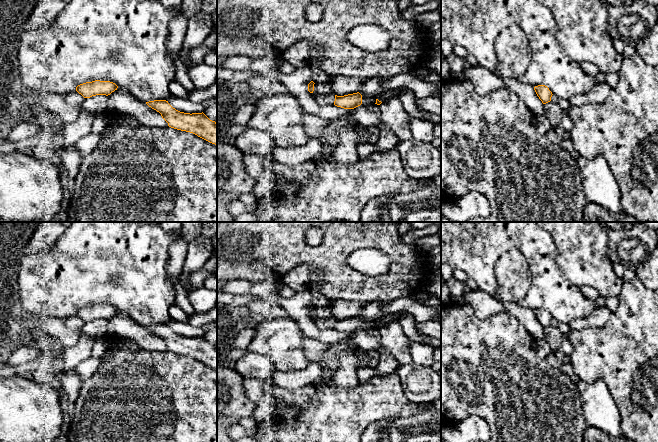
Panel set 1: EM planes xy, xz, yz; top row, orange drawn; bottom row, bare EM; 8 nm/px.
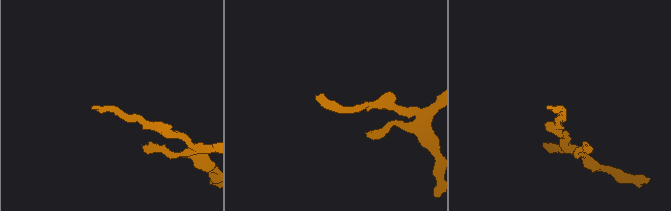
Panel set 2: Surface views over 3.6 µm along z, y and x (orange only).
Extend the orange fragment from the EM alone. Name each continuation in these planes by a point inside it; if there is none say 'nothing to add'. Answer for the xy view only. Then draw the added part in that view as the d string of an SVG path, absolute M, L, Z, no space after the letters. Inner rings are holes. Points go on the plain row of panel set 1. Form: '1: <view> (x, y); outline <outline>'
nothing to add

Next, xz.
nothing to add

